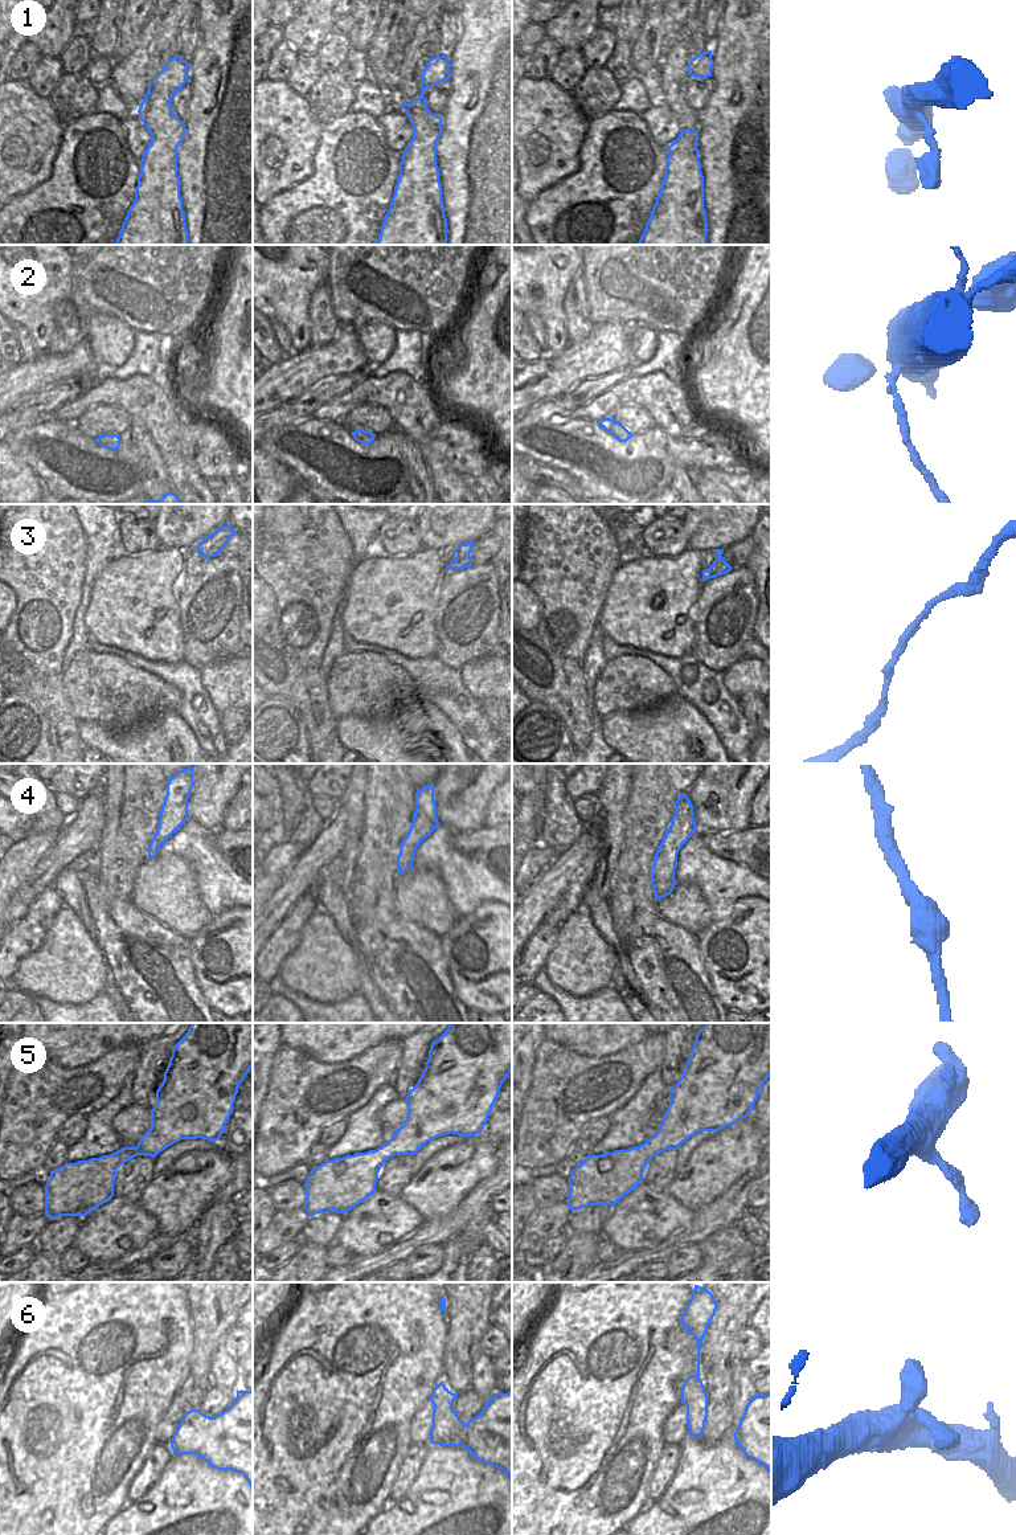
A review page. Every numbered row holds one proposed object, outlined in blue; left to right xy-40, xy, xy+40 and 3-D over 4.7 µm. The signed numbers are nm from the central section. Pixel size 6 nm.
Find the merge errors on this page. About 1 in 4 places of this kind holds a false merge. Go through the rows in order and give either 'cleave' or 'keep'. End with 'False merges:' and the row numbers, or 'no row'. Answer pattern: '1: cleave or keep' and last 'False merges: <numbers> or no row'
1: keep
2: cleave
3: keep
4: keep
5: keep
6: keep
False merges: 2

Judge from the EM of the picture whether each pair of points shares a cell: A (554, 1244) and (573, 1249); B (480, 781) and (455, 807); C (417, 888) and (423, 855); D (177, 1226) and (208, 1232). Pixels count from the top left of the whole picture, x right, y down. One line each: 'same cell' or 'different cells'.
A: different cells
B: same cell
C: different cells
D: different cells

